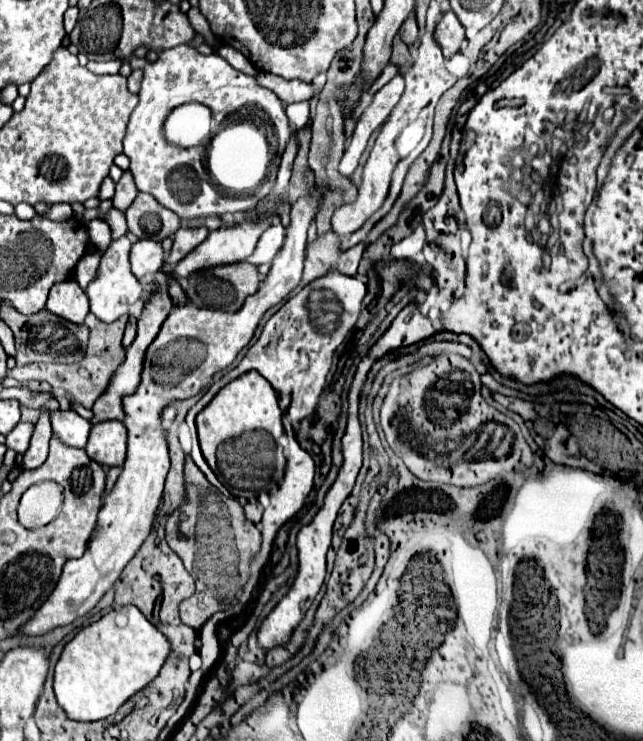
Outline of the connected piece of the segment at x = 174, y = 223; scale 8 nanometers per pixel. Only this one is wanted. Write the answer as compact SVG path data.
M139 192L131 208L125 212L129 232L137 238L149 238L155 242L165 240L179 228L177 214L169 212L167 208L161 208L153 196Z

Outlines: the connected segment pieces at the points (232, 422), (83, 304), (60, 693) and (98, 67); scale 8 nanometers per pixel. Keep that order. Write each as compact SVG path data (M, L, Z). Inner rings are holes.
M247 372L237 380L229 382L223 390L219 390L219 394L209 402L209 406L197 414L197 434L199 434L199 446L203 458L207 460L209 468L223 482L225 488L233 492L237 490L237 492L251 492L251 494L259 494L271 488L273 472L275 472L277 440L285 432L281 418L283 412L279 408L277 394L259 372Z
M65 280L51 288L47 310L73 324L81 324L89 314L89 298L75 280Z
M125 606L123 610L123 624L117 622L117 612L109 612L79 630L55 666L55 696L71 720L95 722L113 716L125 700L155 680L171 652L167 636L135 606Z
M109 60L109 62L89 62L87 68L93 74L119 74L119 68L125 60Z

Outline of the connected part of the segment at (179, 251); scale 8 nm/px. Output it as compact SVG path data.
M181 226L177 232L175 232L175 240L173 240L173 248L169 252L169 260L167 264L169 266L175 266L179 260L183 260L193 248L197 248L205 238L207 238L209 230L207 228L197 228L197 230L191 230L191 228L185 228Z

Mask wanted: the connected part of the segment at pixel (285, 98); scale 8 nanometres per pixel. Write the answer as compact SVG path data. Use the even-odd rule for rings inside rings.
M259 72L257 82L269 88L271 92L275 92L279 100L285 104L303 102L303 100L311 100L313 96L317 96L317 88L313 84L305 84L297 79L286 80L275 74L267 74L267 72Z

